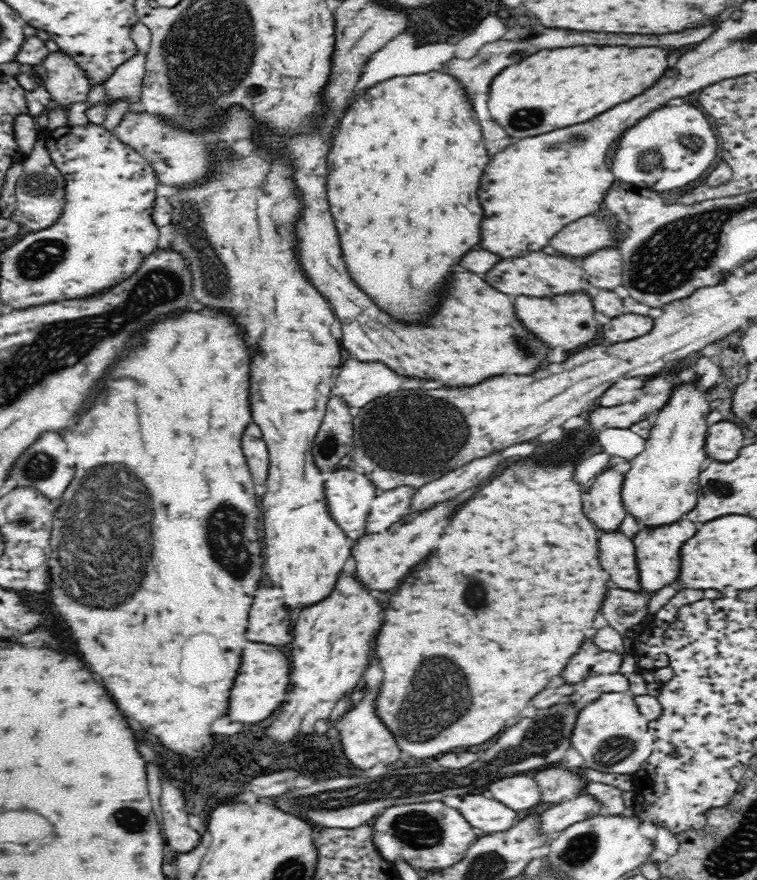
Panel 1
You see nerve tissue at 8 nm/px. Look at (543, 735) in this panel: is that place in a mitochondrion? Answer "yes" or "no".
yes

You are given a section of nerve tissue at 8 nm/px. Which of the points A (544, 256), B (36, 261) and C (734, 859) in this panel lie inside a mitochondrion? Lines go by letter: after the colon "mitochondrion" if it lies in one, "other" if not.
A: other
B: mitochondrion
C: mitochondrion

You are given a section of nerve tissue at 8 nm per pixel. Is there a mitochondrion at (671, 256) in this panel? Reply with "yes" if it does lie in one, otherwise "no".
yes

